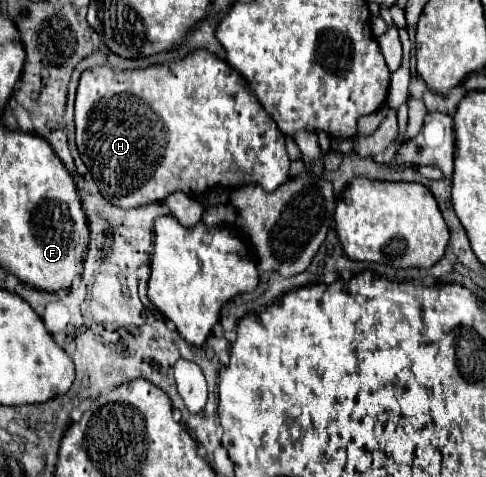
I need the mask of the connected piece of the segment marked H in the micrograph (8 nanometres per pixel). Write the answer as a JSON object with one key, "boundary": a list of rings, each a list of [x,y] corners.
{"boundary":[[[204,48],[190,52],[180,60],[148,68],[88,68],[80,76],[74,112],[80,158],[90,170],[102,196],[120,208],[162,202],[176,190],[200,198],[202,192],[214,186],[234,190],[238,186],[258,184],[266,192],[274,192],[288,180],[290,158],[286,154],[284,134],[264,112],[250,84],[226,60]]]}

